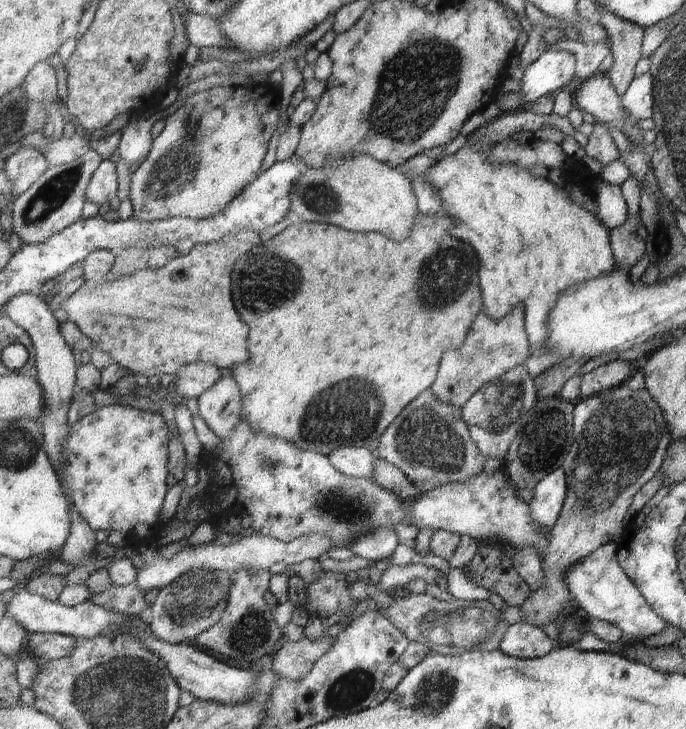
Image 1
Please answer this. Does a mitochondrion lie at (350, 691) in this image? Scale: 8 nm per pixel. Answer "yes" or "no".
yes

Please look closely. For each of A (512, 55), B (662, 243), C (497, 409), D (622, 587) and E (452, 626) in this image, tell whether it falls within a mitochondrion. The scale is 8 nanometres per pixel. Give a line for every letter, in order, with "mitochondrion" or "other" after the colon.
A: other
B: mitochondrion
C: mitochondrion
D: other
E: mitochondrion

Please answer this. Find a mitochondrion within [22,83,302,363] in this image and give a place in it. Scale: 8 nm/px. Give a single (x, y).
(179, 164)

